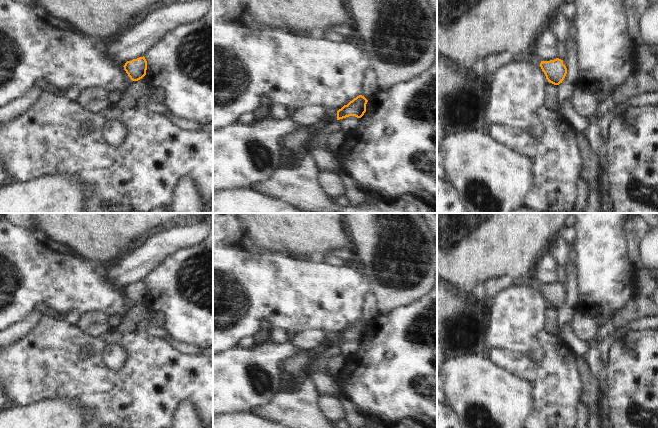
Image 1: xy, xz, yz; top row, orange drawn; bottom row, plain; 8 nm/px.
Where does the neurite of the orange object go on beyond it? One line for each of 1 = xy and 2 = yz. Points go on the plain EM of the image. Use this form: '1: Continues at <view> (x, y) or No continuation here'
1: No continuation here
2: No continuation here

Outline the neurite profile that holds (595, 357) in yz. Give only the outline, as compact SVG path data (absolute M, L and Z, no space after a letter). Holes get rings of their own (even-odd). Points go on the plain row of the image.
M599 347L589 348L585 355L585 360L591 369L593 376L598 380L601 372L605 370L605 351Z

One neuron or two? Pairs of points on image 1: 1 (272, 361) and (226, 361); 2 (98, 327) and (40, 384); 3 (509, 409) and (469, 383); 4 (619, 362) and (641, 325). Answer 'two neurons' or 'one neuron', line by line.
1: one neuron
2: two neurons
3: one neuron
4: two neurons

